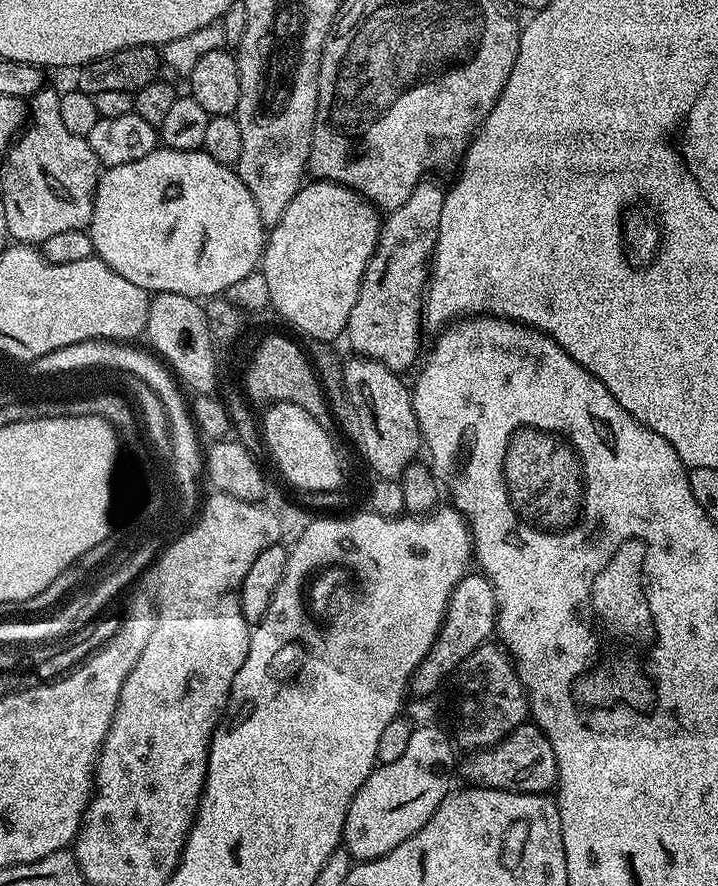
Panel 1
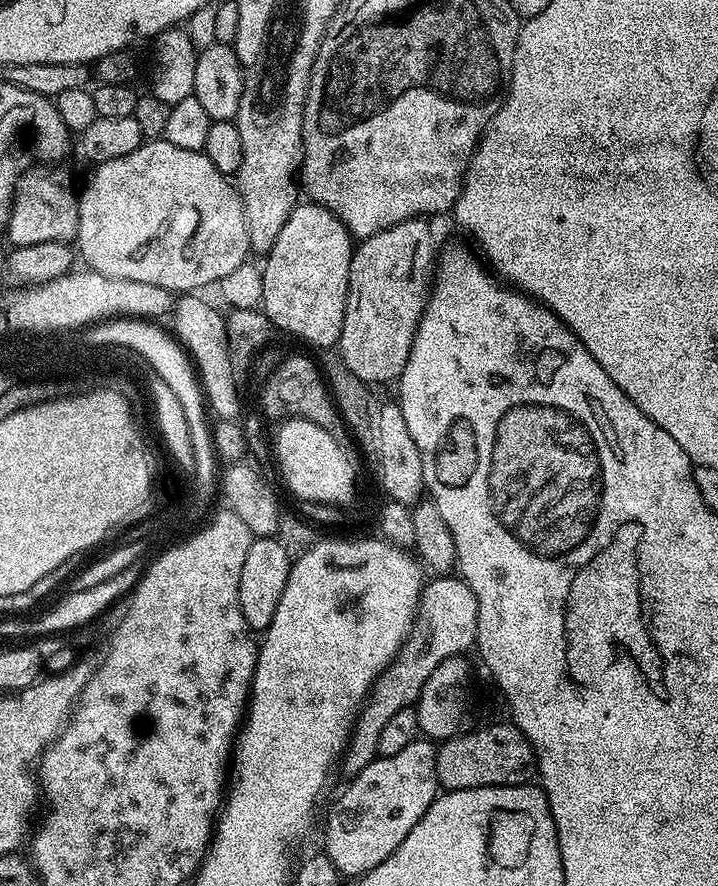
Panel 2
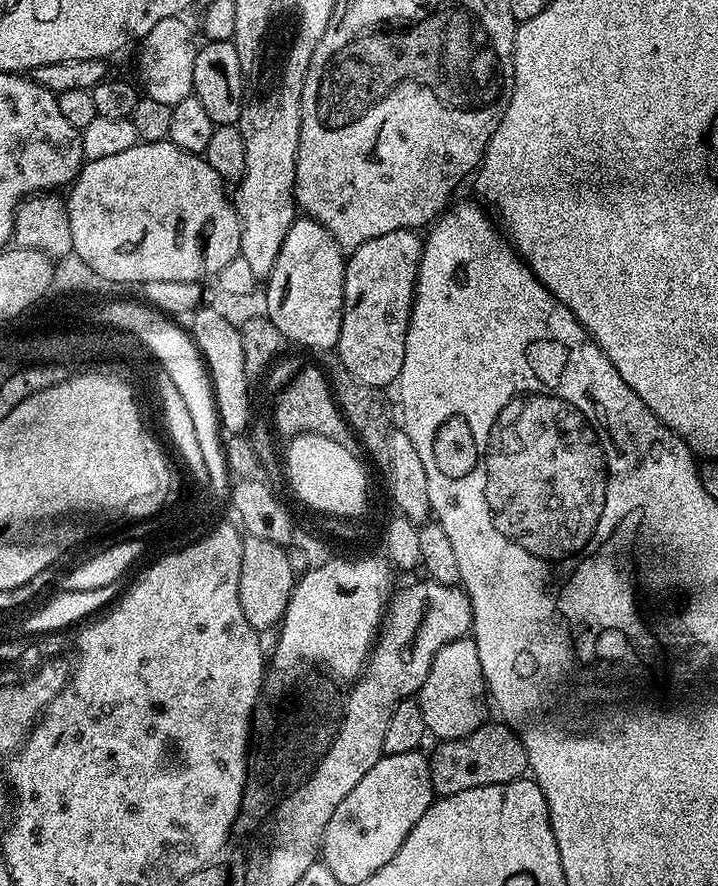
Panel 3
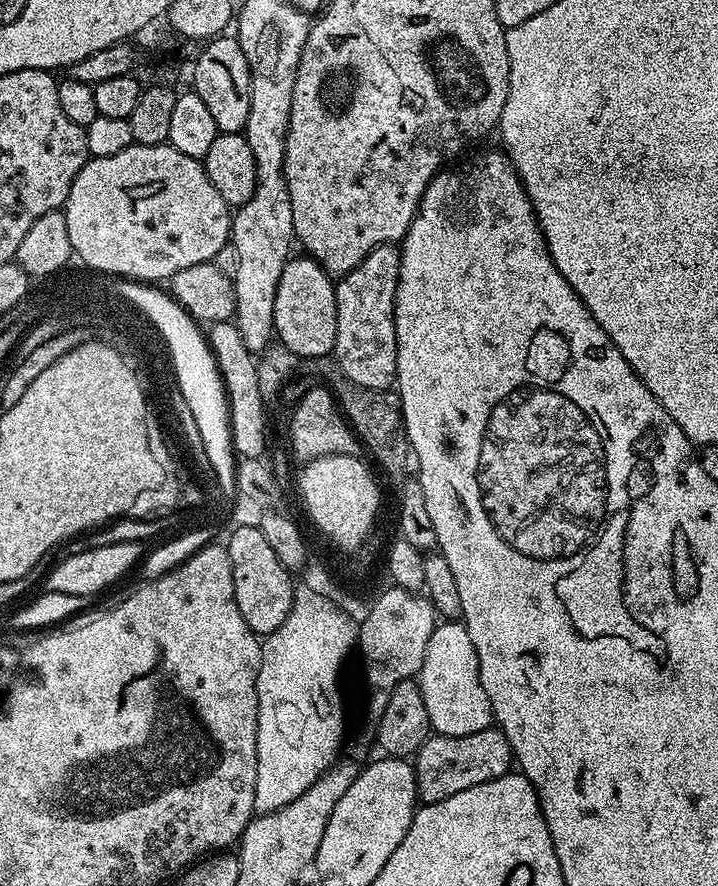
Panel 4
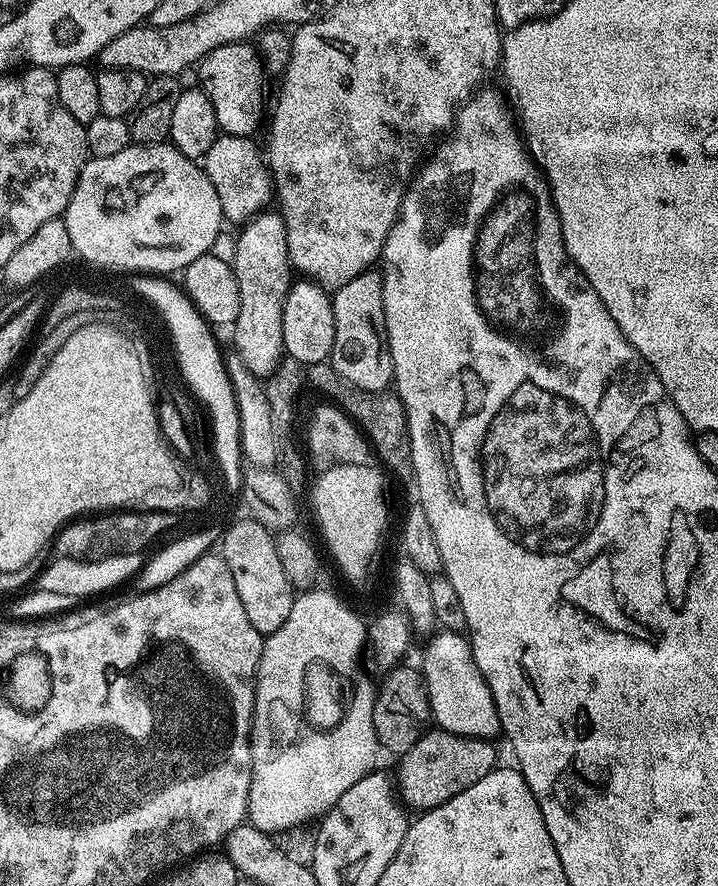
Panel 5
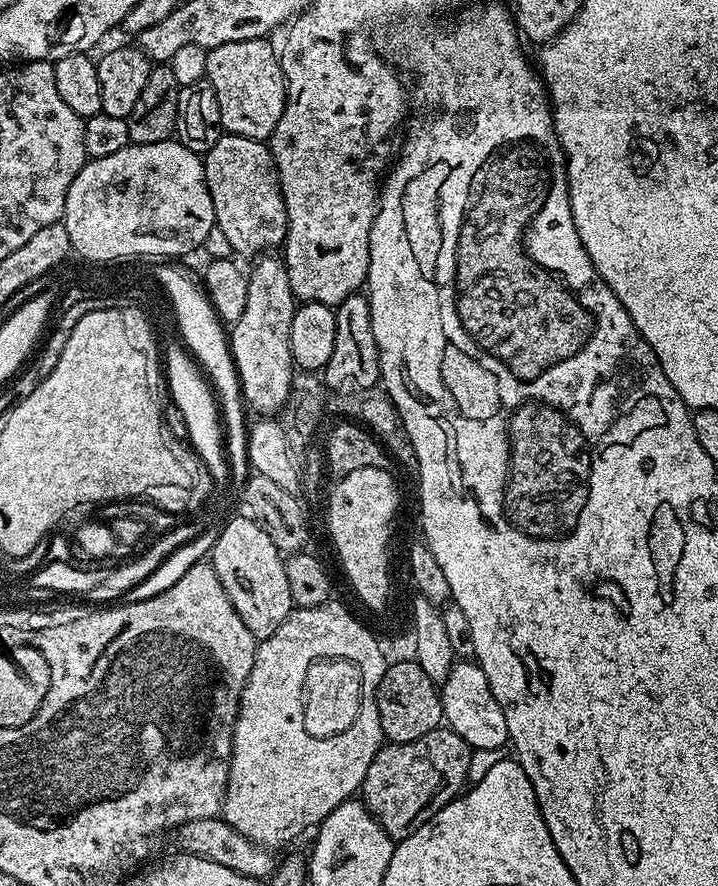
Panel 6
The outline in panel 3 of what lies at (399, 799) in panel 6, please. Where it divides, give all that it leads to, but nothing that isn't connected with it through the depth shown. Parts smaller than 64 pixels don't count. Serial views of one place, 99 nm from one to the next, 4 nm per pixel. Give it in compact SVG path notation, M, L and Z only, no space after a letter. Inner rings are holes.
M485 722L474 734L466 734L461 740L445 740L437 743L428 756L430 782L437 797L458 794L478 786L494 786L521 779L528 772L526 750L514 729L503 722Z

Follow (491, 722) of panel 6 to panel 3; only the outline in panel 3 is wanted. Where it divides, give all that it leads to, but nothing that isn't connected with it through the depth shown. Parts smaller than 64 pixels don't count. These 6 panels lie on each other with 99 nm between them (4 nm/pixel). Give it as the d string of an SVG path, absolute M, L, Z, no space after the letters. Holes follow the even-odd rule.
M458 638L434 654L430 674L426 674L426 682L418 693L418 703L425 729L431 735L433 732L437 736L435 739L440 742L461 740L485 724L489 719L490 700L484 687L482 662L478 662L478 650L471 638Z

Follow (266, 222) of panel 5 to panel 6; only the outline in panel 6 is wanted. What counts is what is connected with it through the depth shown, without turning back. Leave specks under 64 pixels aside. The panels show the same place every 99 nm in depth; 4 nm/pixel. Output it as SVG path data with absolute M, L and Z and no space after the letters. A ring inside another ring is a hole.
M261 255L253 264L256 265L248 272L246 310L242 310L242 318L238 318L238 322L231 325L230 347L236 363L236 373L240 376L240 390L247 407L257 408L260 414L276 414L276 411L279 413L285 407L291 393L294 365L290 350L290 322L294 322L298 301L290 290L290 274L279 255Z

